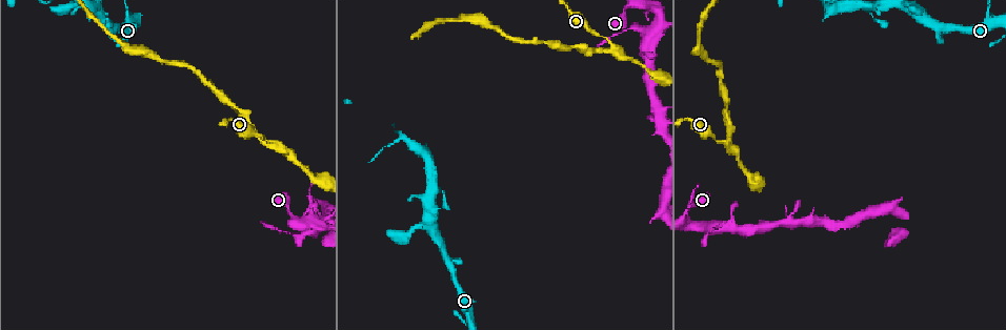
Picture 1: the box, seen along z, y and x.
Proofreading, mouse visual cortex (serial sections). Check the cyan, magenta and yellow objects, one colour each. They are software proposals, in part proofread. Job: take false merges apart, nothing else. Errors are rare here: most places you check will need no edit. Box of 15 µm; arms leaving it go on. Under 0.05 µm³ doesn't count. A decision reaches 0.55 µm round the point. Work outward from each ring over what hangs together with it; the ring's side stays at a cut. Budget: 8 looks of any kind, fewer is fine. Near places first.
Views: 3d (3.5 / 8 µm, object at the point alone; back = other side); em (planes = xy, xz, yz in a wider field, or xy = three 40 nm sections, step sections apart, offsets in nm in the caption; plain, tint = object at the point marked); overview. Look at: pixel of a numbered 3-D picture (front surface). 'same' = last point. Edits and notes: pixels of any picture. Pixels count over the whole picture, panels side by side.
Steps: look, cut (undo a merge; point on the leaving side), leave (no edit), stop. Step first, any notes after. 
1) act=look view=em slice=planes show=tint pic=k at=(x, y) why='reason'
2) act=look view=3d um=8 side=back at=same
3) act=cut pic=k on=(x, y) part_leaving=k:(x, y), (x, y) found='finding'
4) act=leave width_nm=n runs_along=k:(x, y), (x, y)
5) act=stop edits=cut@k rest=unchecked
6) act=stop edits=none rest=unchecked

act=look view=3d um=3.5 pic=1 at=(103, 8) why='abrupt turn'

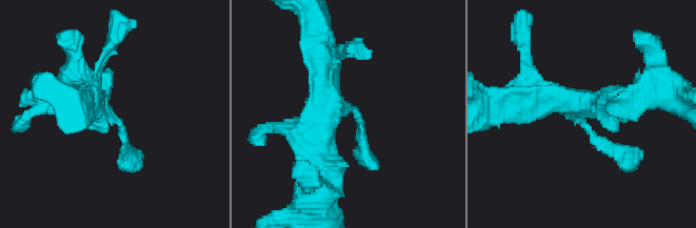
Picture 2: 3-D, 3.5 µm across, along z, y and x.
act=look view=em slice=xy step=5 show=tint pic=2 at=(339, 107) why='shape alone is not enough'

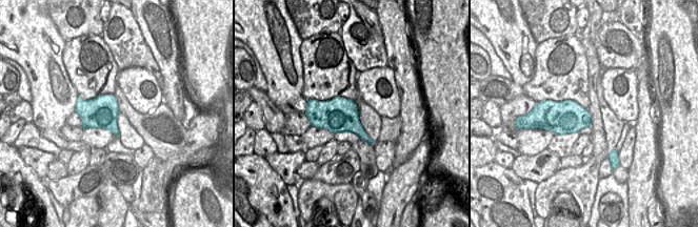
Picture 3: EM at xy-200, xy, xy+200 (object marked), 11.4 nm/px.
act=leave found='one cell here'

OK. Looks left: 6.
act=look view=3d um=3.5 pic=1 at=(276, 142) why='abrupt turn'

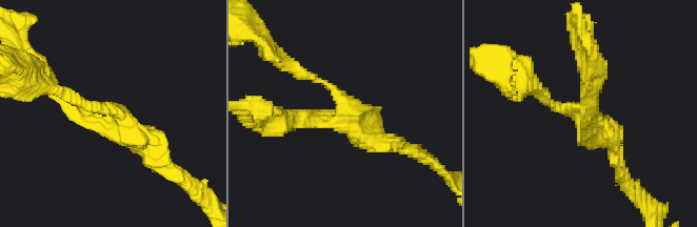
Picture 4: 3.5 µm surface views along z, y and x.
act=look view=em slice=xy step=3 show=tint pic=4 at=(578, 108) arms=3 arm_widths_nm=150,200,300 why='shape alone is not enough'

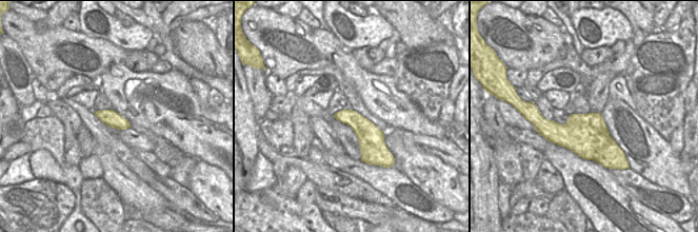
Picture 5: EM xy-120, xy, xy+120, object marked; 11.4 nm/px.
act=leave runs_along=4:(294, 67), (336, 91), (345, 114), (291, 119) found='continuous, no second cell'

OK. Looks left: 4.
act=look view=3d um=8 pic=1 at=(710, 227) why='branch point'

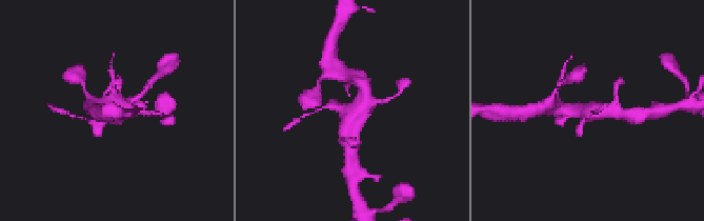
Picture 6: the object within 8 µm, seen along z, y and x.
act=look view=em slice=xy step=2 show=tint pic=6 at=(585, 111) arms=3 arm_widths_nm=150,400,450

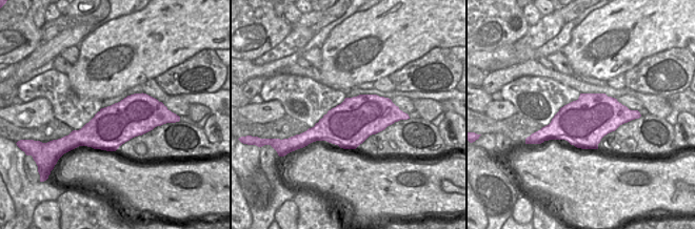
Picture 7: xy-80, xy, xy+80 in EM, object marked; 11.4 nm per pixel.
act=leave runs_along=6:(364, 87), (349, 143) found='continuous, no second cell'

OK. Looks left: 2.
act=stop edits=none rest=unchecked

